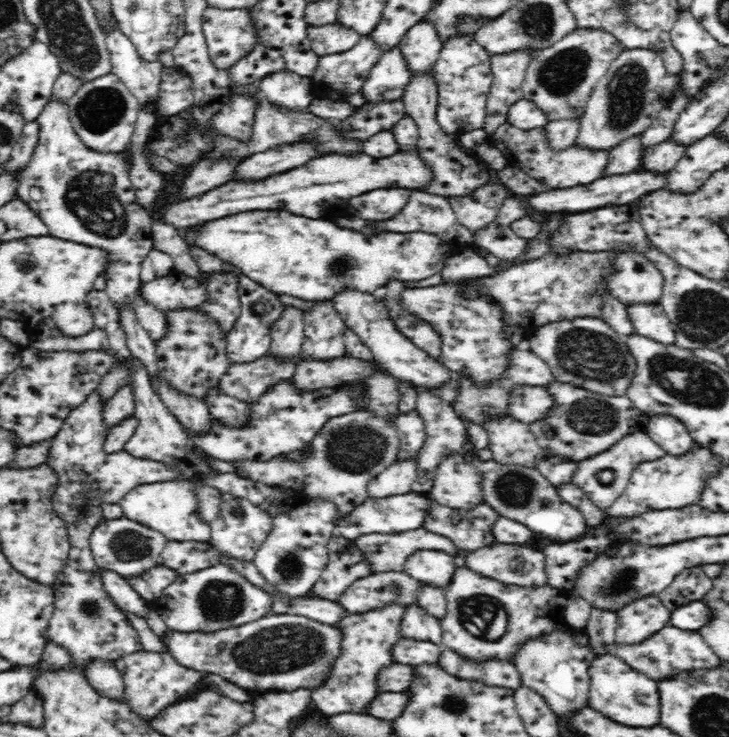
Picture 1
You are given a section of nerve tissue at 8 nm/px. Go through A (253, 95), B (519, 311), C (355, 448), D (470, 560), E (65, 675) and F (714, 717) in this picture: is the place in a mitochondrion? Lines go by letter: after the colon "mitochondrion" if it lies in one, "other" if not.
A: other
B: other
C: mitochondrion
D: other
E: other
F: mitochondrion

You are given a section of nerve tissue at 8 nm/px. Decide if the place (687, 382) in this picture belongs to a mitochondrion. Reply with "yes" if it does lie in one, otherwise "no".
yes

